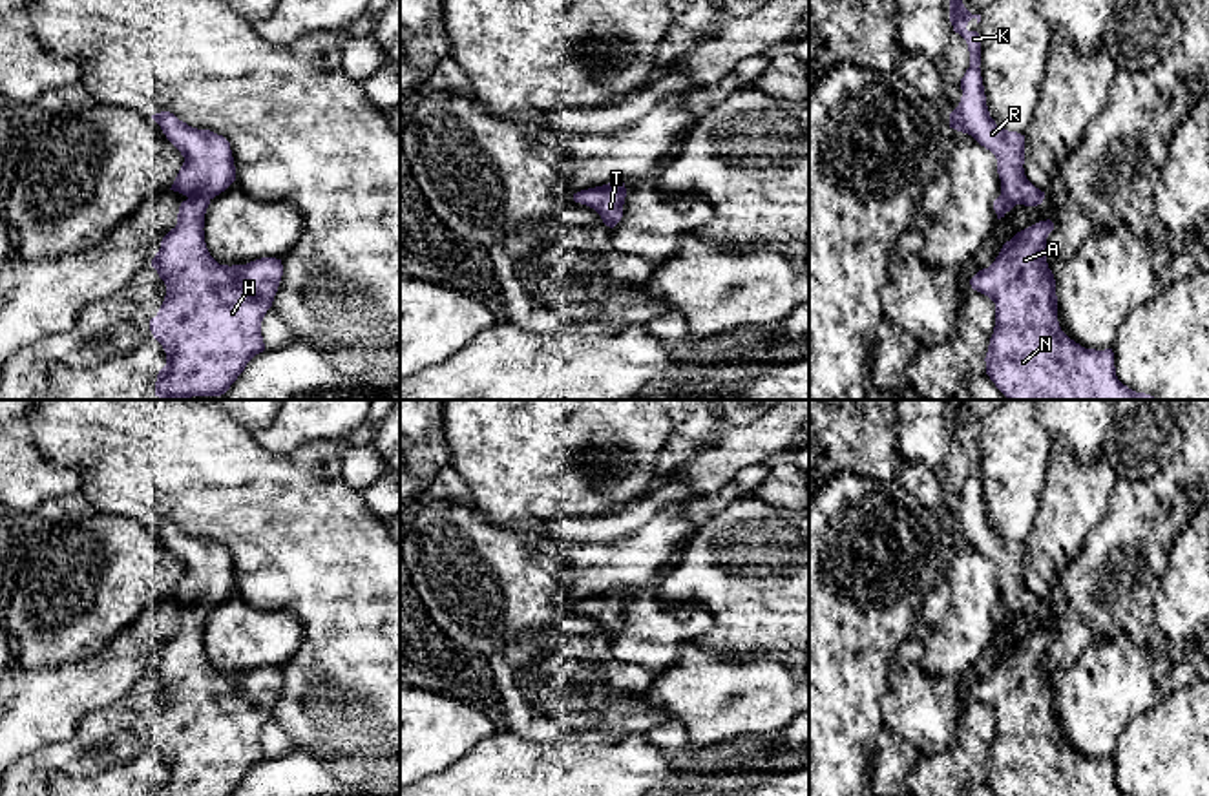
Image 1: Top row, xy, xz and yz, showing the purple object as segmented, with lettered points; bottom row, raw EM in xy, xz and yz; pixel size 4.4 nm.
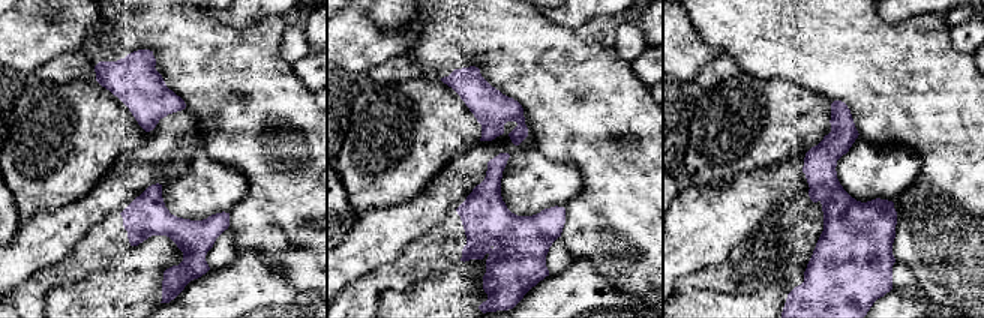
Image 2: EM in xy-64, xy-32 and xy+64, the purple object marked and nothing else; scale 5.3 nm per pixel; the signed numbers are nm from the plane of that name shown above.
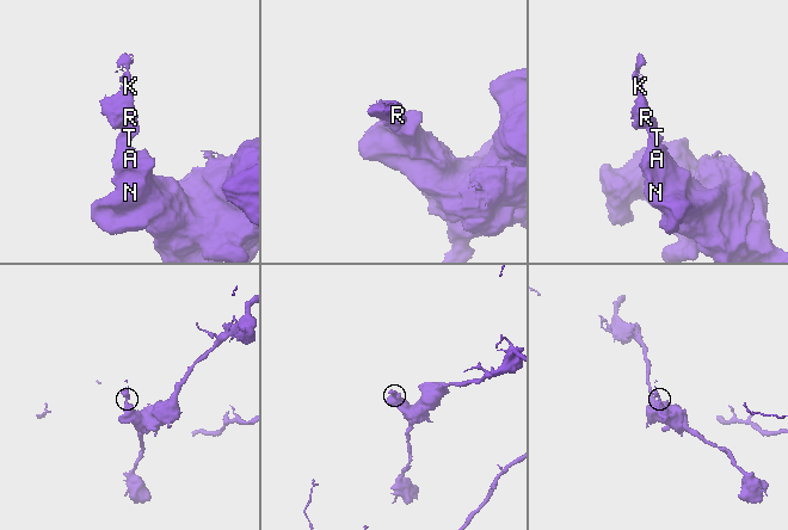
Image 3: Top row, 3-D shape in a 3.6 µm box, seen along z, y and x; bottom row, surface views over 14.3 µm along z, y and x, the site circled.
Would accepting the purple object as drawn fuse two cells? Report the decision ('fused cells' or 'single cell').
single cell

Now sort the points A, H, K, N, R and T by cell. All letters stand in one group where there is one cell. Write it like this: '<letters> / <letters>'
A H K N R T

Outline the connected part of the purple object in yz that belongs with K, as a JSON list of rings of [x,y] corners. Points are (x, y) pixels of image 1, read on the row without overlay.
[[[959,405],[950,409],[950,431],[970,460],[970,477],[961,487],[962,506],[959,515],[950,522],[950,537],[972,544],[981,555],[990,559],[997,568],[1001,588],[1001,604],[993,610],[997,628],[1004,626],[1015,613],[1037,615],[1045,601],[1036,597],[1025,584],[1025,544],[1008,540],[995,533],[986,515],[986,504],[981,486],[981,445],[968,440],[968,431],[981,424],[972,424]]]

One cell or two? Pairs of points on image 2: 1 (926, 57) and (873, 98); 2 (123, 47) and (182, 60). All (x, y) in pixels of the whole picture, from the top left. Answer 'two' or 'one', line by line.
1: one
2: one

